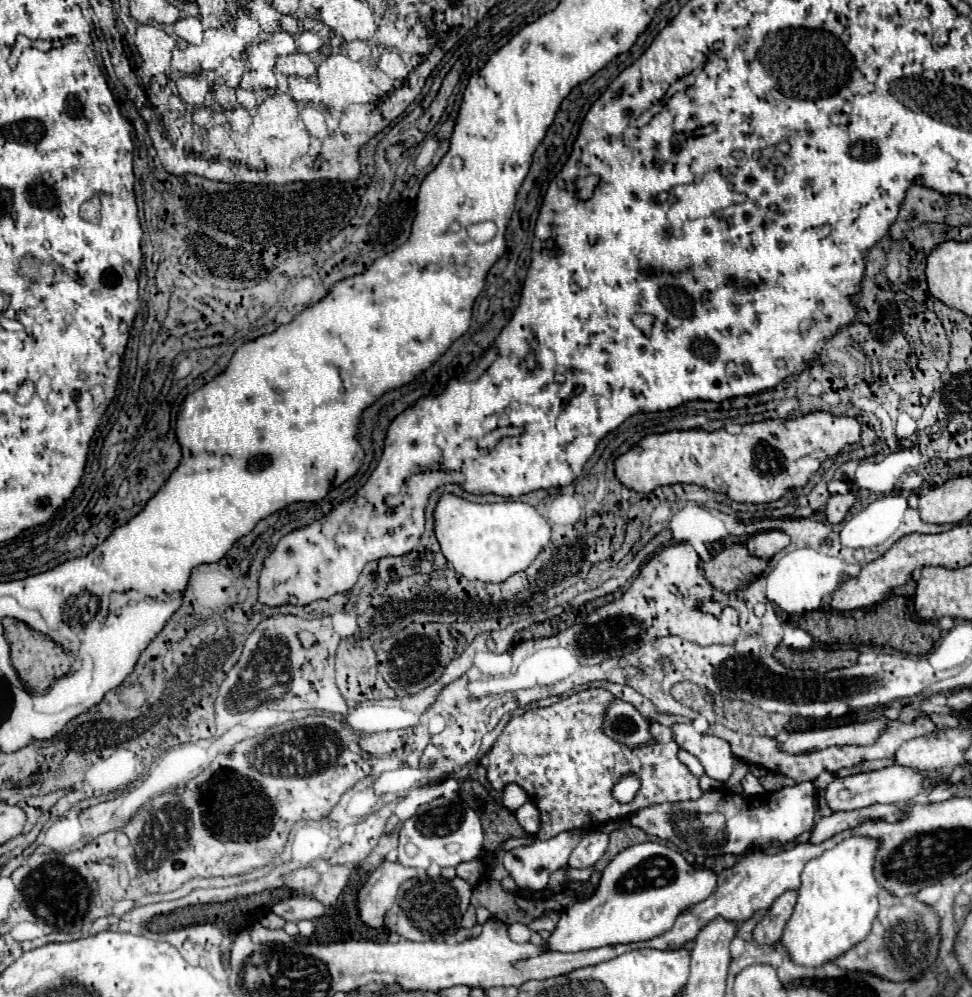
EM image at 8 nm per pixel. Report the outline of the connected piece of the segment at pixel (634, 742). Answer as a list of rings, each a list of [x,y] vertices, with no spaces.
[[[614,699],[606,707],[602,731],[612,741],[622,743],[628,749],[636,749],[636,747],[656,743],[652,733],[650,733],[648,719],[644,719],[630,703],[620,701],[620,699]]]

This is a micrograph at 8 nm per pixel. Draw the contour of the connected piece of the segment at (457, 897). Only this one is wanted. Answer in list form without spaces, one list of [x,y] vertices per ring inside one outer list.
[[[422,877],[404,881],[392,909],[386,913],[386,927],[410,941],[454,941],[460,919],[470,905],[472,885],[460,877]]]

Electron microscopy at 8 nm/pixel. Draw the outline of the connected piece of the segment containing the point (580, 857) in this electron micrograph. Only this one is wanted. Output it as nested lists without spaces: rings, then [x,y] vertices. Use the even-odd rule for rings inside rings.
[[[590,831],[580,845],[572,851],[568,865],[574,869],[584,869],[584,867],[592,867],[606,851],[608,845],[608,835],[602,831]]]

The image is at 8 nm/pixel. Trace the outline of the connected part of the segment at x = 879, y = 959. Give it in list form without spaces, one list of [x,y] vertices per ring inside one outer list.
[[[882,889],[878,893],[880,913],[868,933],[868,937],[836,957],[834,963],[848,971],[872,971],[888,981],[908,981],[922,975],[938,955],[938,917],[936,913],[920,903],[914,895],[896,897]]]

